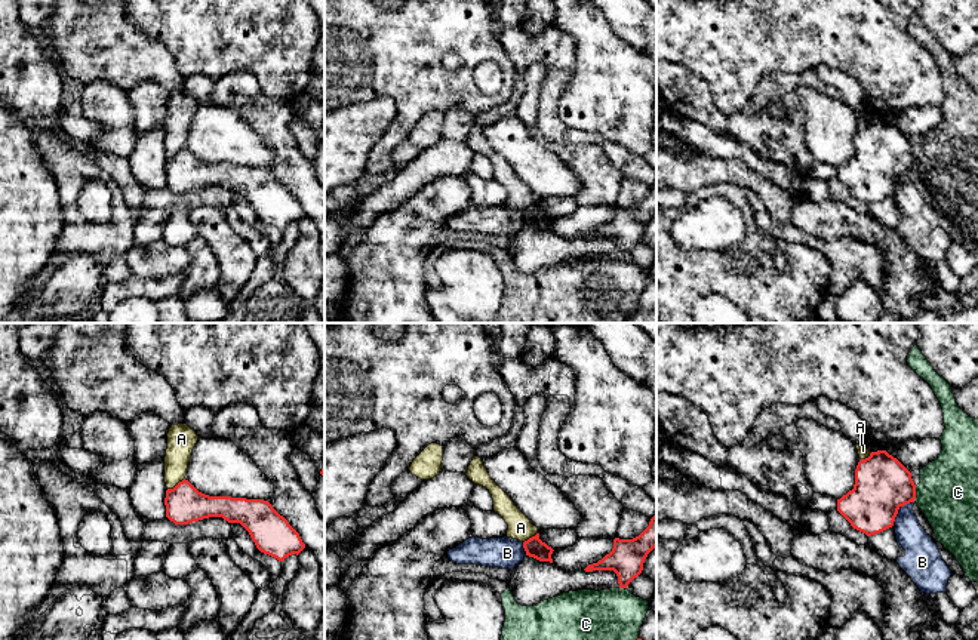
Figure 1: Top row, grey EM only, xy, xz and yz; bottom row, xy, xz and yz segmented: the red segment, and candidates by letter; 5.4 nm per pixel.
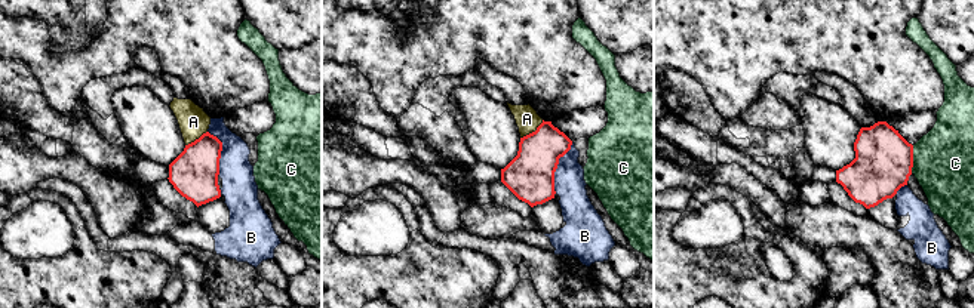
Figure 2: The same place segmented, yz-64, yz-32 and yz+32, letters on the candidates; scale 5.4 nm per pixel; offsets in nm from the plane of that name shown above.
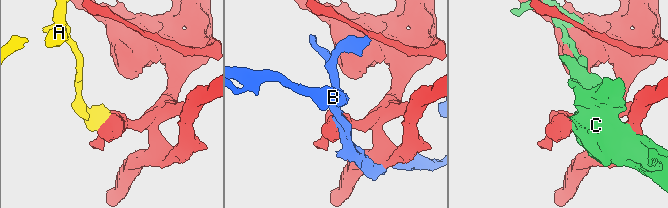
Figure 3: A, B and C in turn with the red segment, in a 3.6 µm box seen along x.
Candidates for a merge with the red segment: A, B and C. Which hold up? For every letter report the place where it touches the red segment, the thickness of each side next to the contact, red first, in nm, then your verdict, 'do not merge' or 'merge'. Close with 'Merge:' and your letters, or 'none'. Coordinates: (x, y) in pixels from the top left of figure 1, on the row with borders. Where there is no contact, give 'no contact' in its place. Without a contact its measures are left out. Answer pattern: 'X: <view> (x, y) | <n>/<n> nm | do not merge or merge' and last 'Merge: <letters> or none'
A: xy (177, 485) | 200/160 nm | do not merge
B: yz (898, 508) | 300/160 nm | do not merge
C: yz (915, 494) | 300/320 nm | do not merge
Merge: none

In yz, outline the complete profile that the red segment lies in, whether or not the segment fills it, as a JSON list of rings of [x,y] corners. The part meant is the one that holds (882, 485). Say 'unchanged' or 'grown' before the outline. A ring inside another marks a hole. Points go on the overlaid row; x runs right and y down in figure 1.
unchanged; [[[877,450],[858,462],[854,489],[837,499],[837,511],[871,536],[892,527],[898,510],[914,499],[911,473],[886,450]]]

